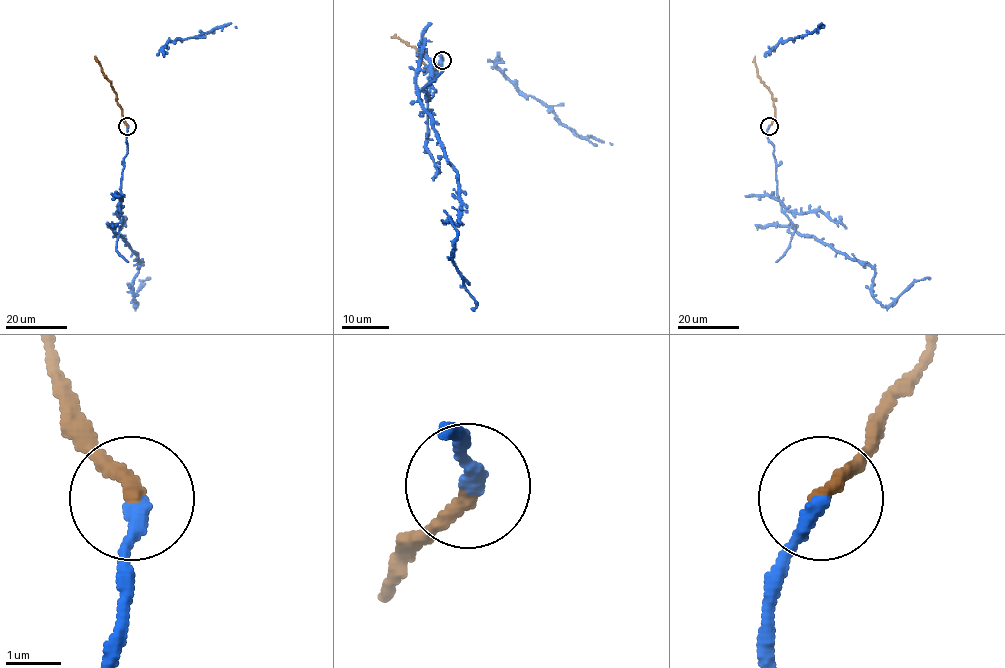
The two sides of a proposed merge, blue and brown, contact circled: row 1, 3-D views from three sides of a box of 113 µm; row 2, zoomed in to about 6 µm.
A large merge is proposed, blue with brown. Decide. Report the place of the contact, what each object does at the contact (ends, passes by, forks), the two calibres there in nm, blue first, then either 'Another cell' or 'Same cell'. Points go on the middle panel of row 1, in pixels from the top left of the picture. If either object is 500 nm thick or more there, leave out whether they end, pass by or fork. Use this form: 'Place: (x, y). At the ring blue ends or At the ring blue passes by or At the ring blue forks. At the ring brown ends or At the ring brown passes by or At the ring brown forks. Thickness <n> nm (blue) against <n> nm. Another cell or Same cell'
Place: (442, 60). At the ring blue ends. At the ring brown ends. Thickness 300 nm (blue) against 300 nm. Same cell

